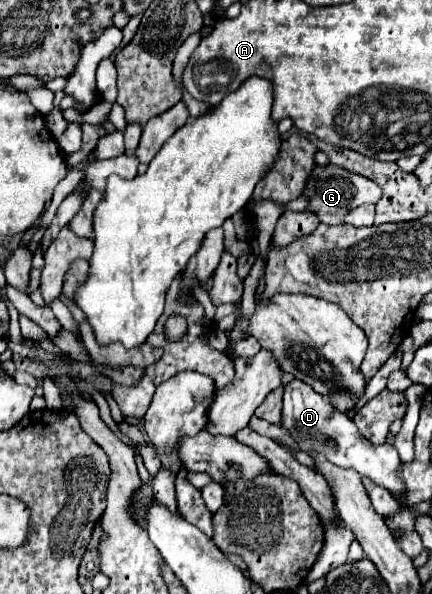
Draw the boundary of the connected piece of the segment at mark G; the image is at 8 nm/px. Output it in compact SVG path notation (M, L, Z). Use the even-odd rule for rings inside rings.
M318 165L308 181L304 195L310 197L310 211L316 213L322 223L340 225L340 223L344 223L344 215L348 211L356 209L362 203L376 203L380 199L382 191L374 181L370 181L362 175L356 175L356 173L346 171L342 167L336 167L336 165L328 165L328 167Z

